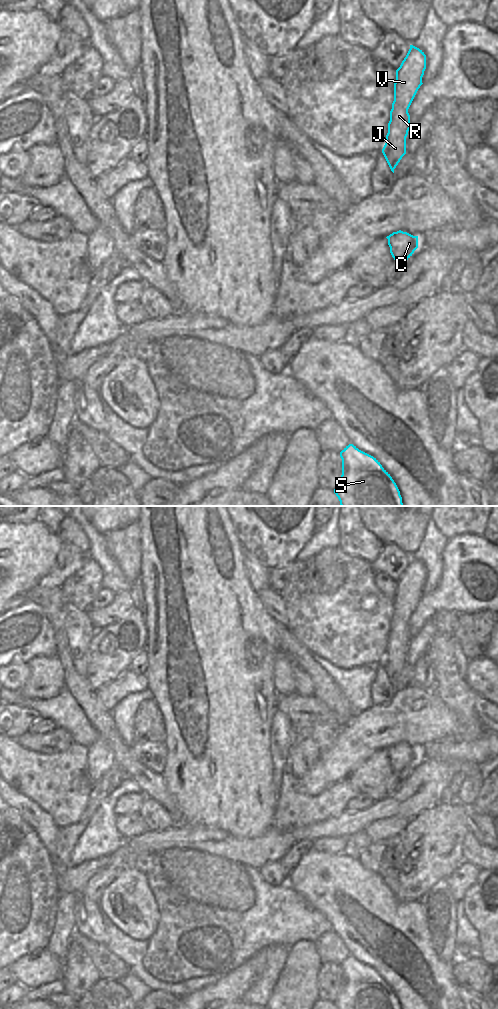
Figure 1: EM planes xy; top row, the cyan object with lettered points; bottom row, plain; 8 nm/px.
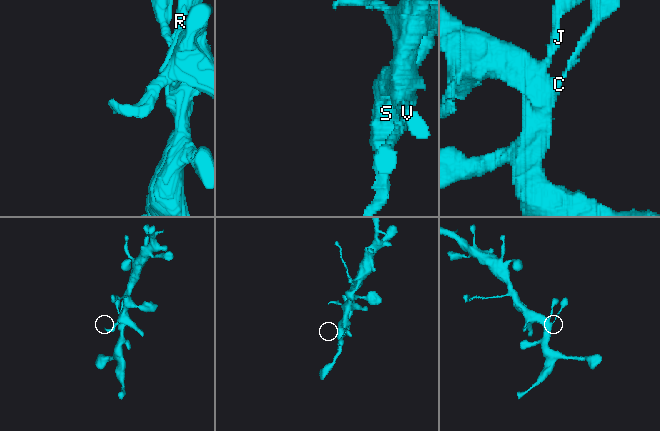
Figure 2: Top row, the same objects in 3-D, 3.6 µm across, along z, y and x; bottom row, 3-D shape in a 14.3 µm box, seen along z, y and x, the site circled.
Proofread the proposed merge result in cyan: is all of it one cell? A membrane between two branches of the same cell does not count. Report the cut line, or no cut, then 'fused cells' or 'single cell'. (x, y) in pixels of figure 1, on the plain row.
cut none; single cell

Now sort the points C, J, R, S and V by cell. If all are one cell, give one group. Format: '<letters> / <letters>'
C J R S V

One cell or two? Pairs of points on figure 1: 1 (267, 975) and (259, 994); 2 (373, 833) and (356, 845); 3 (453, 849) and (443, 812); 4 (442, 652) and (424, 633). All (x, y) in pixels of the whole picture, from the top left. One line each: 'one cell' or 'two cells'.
1: one cell
2: two cells
3: one cell
4: two cells

